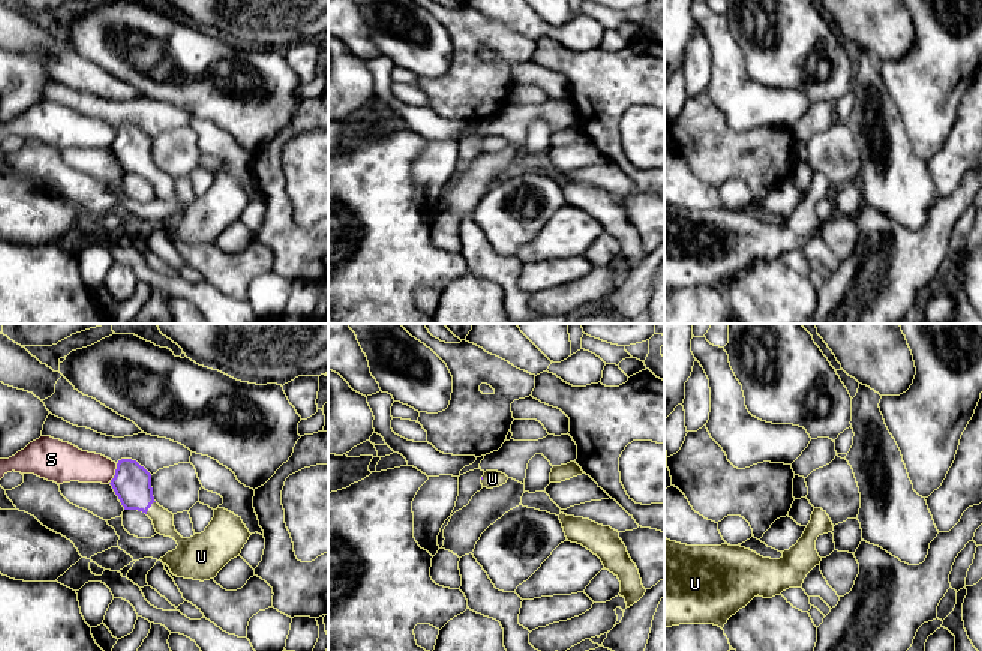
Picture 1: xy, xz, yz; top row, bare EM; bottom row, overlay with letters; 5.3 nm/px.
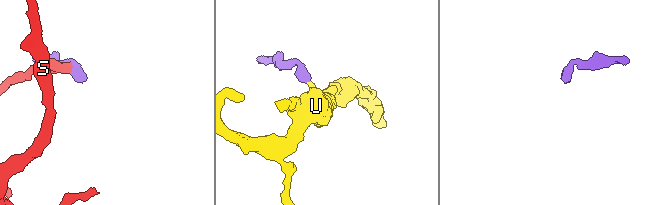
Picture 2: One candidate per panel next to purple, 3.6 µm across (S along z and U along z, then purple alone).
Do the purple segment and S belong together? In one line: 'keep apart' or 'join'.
keep apart

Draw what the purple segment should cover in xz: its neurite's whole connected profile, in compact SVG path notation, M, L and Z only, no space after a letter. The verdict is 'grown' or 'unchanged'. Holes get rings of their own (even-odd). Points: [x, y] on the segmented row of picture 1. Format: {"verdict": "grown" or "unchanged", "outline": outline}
{"verdict": "grown", "outline": "M486 471L481 477L483 488L493 489L505 484L508 477L498 471Z"}

